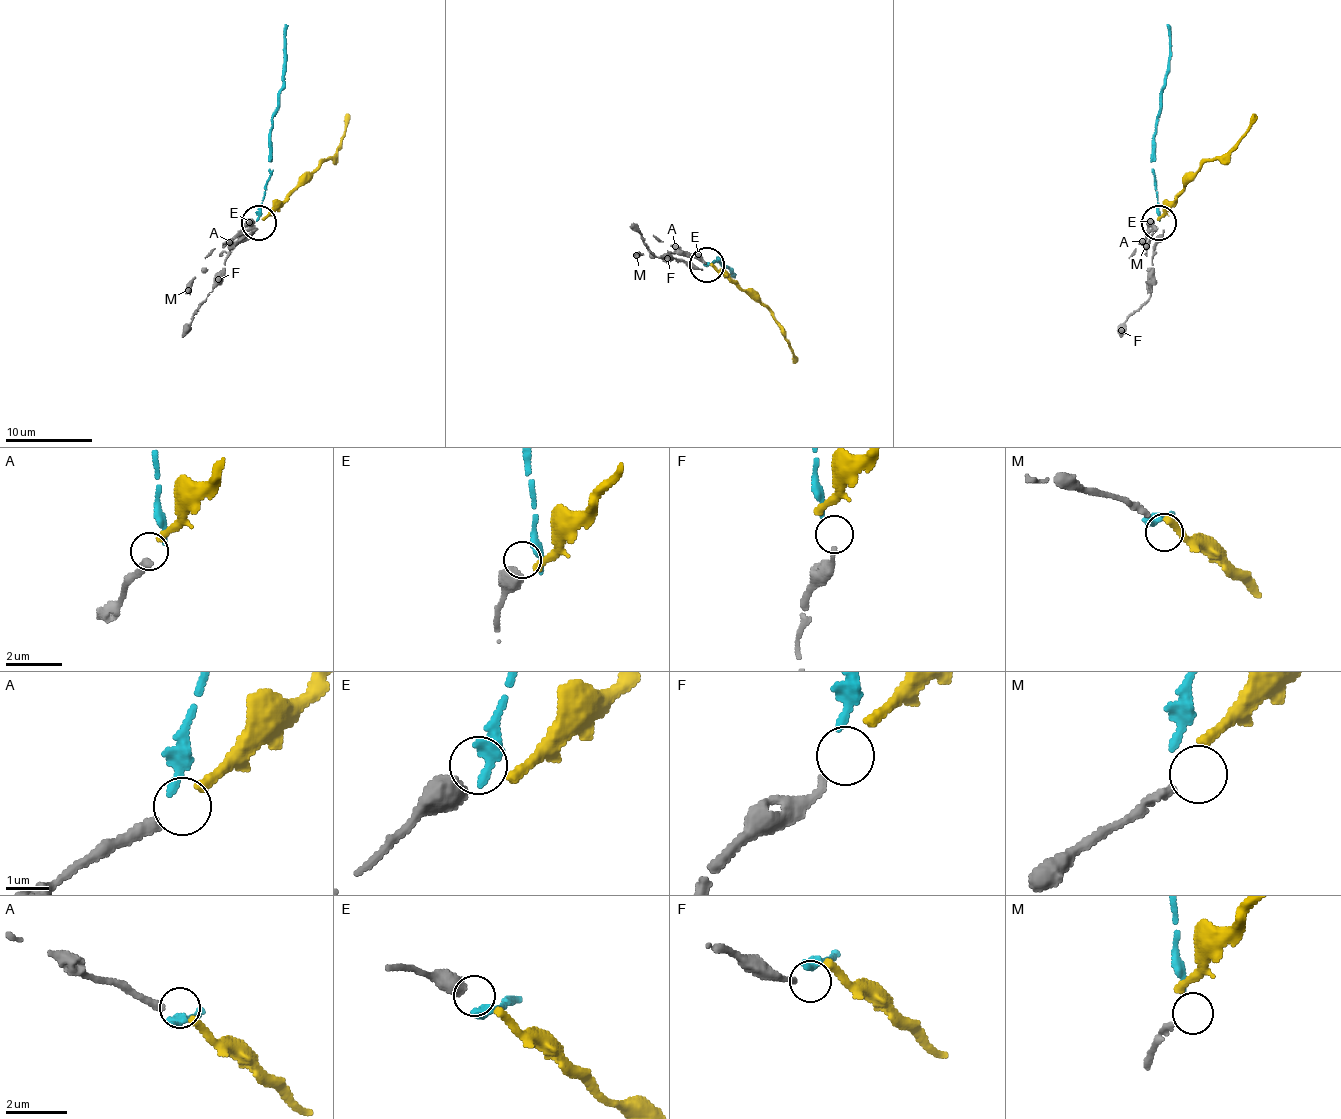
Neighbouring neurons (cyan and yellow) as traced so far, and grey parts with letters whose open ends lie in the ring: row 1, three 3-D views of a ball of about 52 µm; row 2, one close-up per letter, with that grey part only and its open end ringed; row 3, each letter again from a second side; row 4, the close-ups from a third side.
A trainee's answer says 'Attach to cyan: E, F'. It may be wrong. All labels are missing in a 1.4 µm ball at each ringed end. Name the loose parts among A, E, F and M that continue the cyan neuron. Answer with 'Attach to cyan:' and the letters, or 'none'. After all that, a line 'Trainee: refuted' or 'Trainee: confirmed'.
Attach to cyan: F
Trainee: refuted

